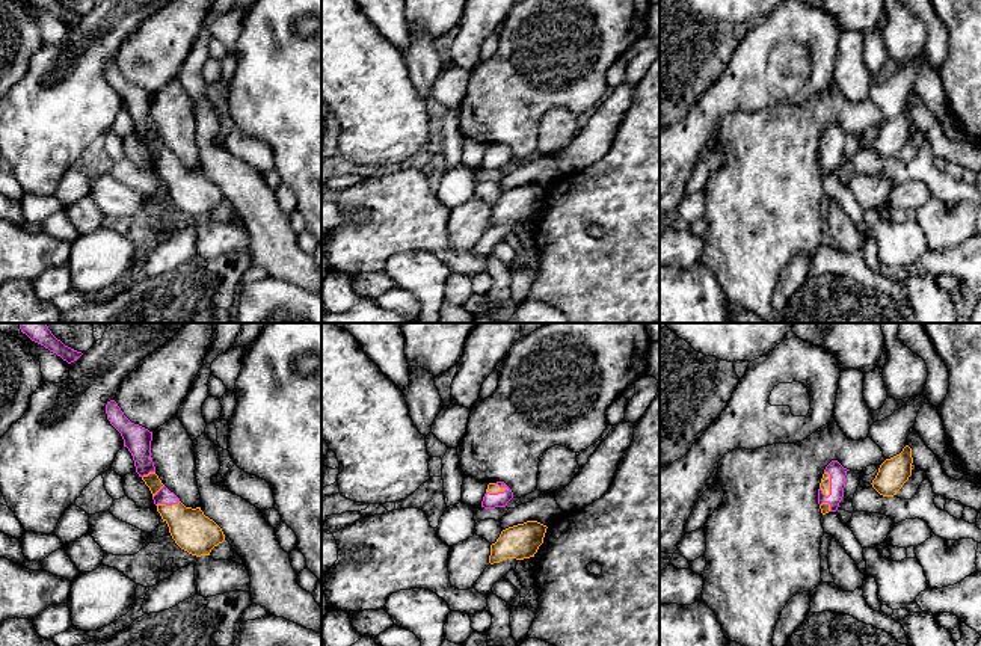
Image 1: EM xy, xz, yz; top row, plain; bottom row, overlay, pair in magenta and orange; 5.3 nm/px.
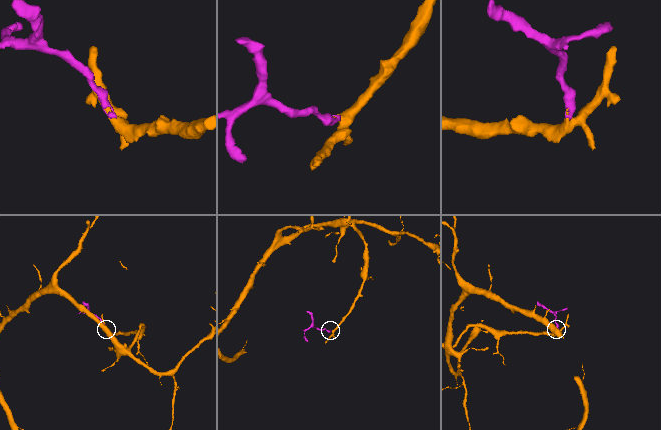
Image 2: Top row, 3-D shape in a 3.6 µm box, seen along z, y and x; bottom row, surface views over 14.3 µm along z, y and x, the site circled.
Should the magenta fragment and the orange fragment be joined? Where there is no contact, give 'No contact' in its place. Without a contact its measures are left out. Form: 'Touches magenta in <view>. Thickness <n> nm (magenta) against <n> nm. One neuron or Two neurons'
Touches magenta in yz. Thickness 90 nm (magenta) against 60 nm. One neuron

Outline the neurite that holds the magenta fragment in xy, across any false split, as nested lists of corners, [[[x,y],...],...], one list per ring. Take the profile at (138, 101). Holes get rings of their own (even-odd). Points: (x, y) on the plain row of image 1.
[[[115,62],[107,63],[106,75],[110,86],[121,95],[124,109],[133,118],[136,134],[152,155],[161,181],[168,186],[175,205],[192,217],[210,217],[225,202],[222,190],[201,169],[186,169],[155,136],[151,119],[152,94],[131,85]]]

